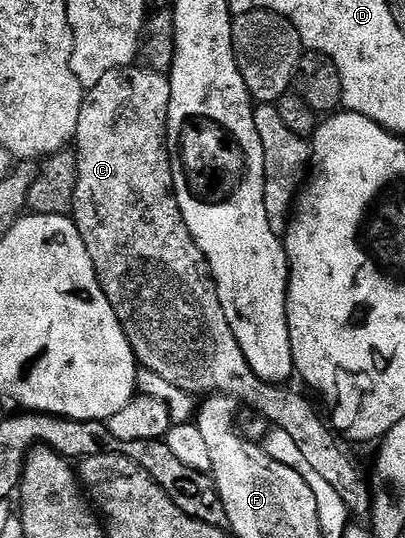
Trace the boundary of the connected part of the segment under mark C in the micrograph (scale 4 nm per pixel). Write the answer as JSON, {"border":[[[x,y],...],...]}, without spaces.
{"border":[[[126,67],[107,71],[95,87],[87,90],[85,102],[81,104],[75,138],[77,186],[71,216],[87,247],[87,255],[91,255],[103,295],[107,295],[107,303],[111,303],[140,368],[163,375],[167,383],[175,383],[175,387],[188,393],[233,397],[244,408],[261,413],[269,420],[270,426],[287,431],[287,435],[295,439],[295,447],[303,451],[303,459],[307,459],[308,465],[331,486],[331,491],[343,499],[350,514],[353,512],[357,517],[368,518],[373,512],[374,500],[369,499],[369,489],[360,471],[341,450],[342,442],[323,420],[322,414],[317,414],[309,406],[307,398],[297,393],[285,397],[284,388],[270,385],[251,371],[227,323],[227,315],[223,315],[209,265],[203,251],[199,251],[193,242],[191,231],[187,231],[187,223],[179,211],[177,198],[173,196],[173,172],[167,144],[170,103],[171,87],[166,74]]]}

